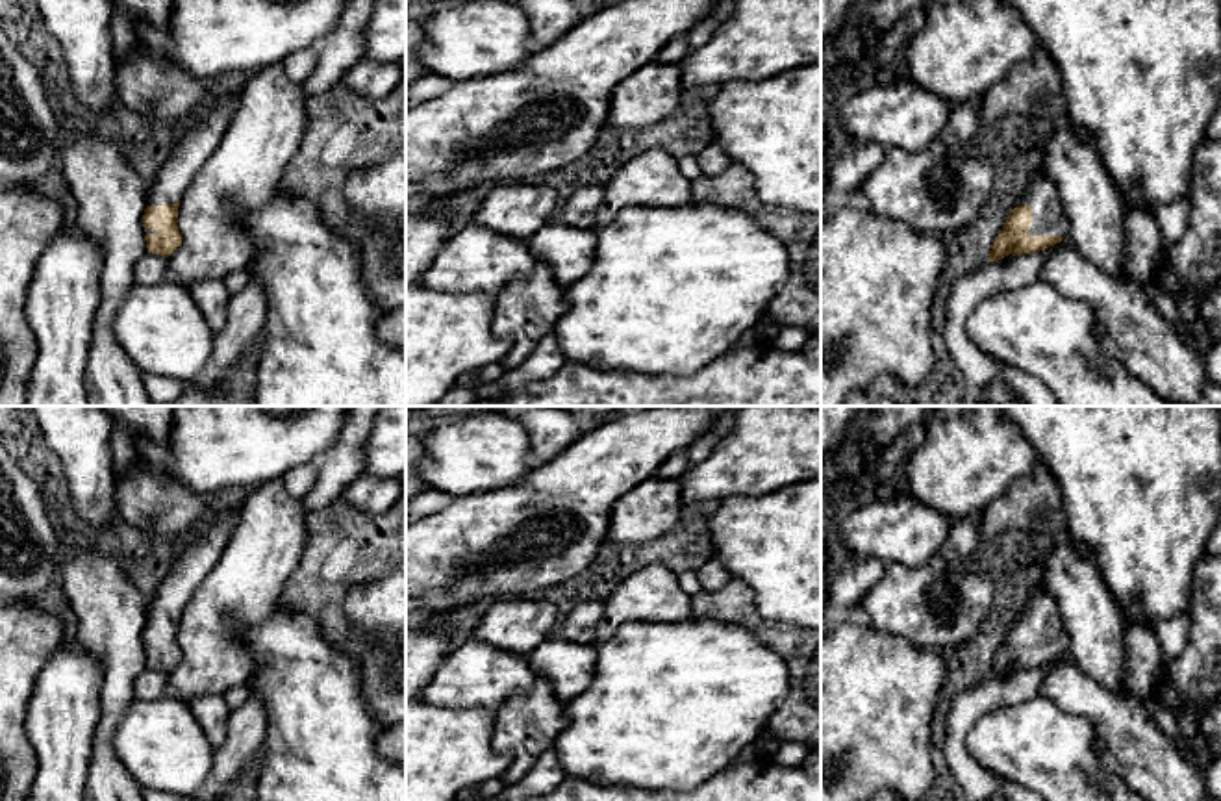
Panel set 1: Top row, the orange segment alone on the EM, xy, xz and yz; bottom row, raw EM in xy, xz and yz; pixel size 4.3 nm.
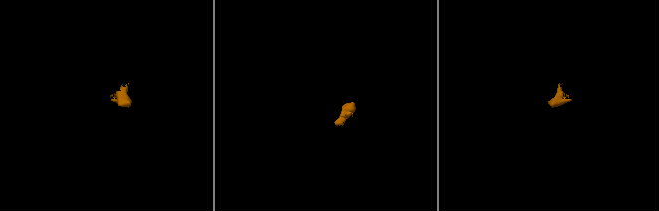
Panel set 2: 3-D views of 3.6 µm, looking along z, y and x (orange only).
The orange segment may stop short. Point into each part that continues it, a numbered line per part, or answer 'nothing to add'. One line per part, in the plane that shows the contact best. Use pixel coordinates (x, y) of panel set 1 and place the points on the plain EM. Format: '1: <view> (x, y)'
1: yz (1047, 631)

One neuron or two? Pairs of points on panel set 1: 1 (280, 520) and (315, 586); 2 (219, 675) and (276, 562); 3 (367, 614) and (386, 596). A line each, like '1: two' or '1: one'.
1: two
2: one
3: one

